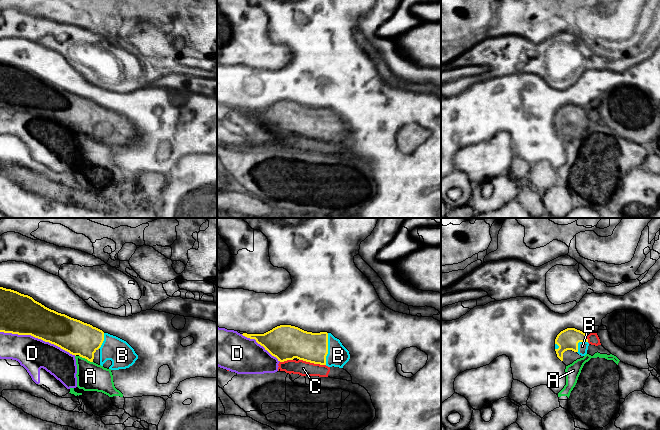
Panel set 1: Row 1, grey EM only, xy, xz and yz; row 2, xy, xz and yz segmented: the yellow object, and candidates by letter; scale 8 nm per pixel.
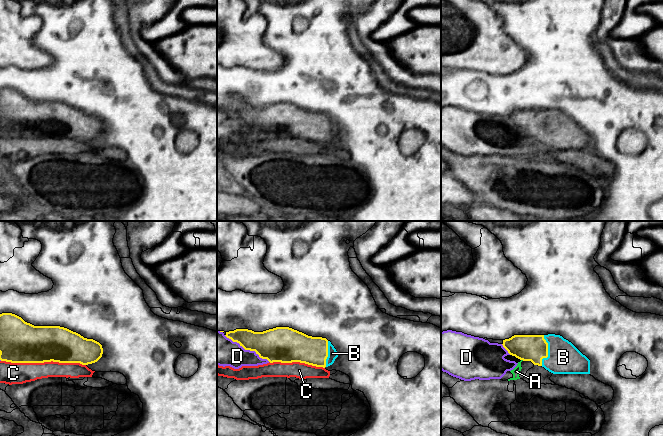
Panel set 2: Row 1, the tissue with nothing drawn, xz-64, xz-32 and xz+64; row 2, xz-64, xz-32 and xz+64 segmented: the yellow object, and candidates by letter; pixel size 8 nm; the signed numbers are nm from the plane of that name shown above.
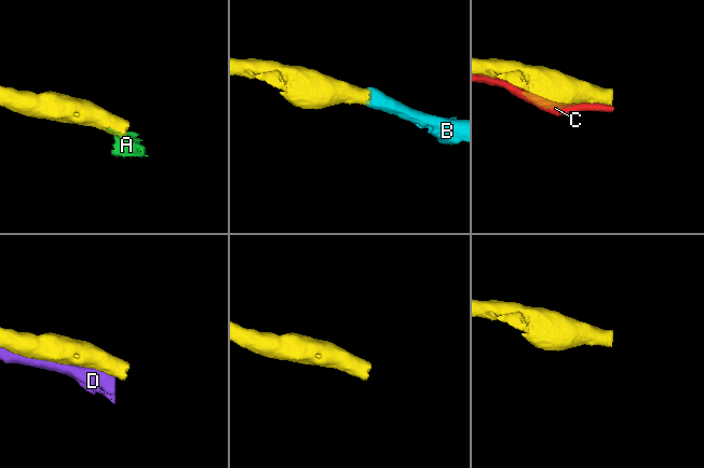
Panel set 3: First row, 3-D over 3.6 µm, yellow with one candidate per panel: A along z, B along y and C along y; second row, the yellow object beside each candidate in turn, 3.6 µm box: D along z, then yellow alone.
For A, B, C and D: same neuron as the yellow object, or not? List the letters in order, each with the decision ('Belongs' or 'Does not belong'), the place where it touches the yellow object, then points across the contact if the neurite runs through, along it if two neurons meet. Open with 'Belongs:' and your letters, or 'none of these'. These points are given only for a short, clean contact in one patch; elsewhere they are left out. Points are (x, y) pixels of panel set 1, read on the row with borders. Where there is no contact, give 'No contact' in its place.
Belongs: B
A: Does not belong. Touches yellow at xy (86, 358). Boundary: xy (79, 355), (92, 362)
B: Belongs. Touches yellow at xz (327, 349). Path across: xz (311, 347), (327, 349), (338, 355)
C: Does not belong. Touches yellow at xz (312, 362)
D: Does not belong. Touches yellow at xy (38, 338)

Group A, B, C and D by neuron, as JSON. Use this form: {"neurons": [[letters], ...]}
{"neurons": [["A", "D"], ["B"], ["C"]]}

